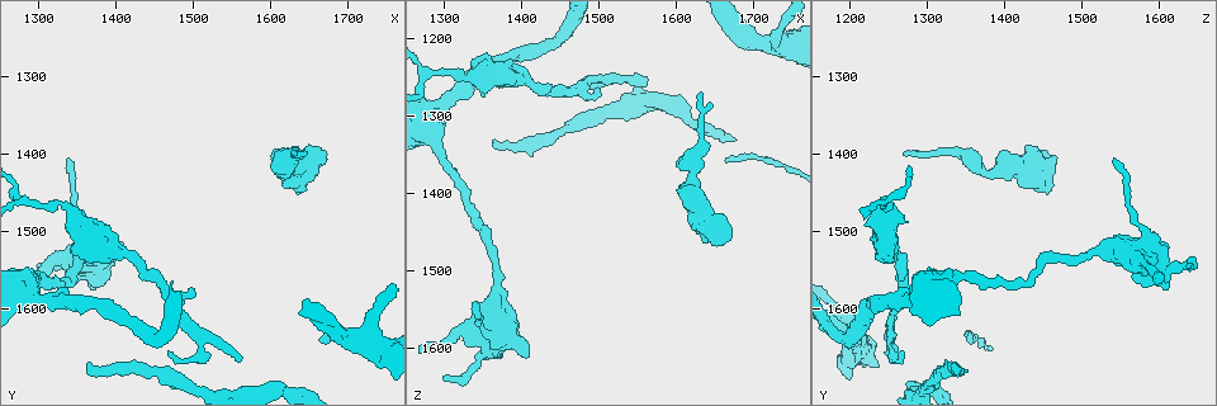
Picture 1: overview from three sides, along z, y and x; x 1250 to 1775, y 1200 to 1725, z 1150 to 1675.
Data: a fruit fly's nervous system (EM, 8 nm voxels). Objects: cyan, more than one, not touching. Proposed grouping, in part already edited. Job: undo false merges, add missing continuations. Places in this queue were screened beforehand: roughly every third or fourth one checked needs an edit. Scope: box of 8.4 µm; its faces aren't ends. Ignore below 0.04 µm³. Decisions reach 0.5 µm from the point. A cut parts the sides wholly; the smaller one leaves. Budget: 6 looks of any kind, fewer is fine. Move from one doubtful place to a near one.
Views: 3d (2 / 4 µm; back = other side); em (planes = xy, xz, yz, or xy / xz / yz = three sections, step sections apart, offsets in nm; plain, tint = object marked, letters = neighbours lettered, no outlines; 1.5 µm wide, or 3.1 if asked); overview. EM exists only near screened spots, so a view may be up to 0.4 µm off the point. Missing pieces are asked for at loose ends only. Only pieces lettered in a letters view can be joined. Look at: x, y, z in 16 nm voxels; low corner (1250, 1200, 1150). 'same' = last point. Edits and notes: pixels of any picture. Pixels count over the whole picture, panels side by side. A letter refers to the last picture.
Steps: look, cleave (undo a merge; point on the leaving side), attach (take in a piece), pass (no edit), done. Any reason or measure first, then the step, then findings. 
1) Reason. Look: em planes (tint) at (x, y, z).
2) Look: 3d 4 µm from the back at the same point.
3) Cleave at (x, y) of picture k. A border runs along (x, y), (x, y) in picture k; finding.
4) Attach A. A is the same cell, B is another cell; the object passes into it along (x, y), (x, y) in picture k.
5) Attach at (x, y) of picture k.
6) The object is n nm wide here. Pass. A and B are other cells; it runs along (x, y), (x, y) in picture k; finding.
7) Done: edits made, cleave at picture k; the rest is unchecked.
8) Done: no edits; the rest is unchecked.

Free end. Look: em xy step 8 (tint) at (1500, 1575, 1265).

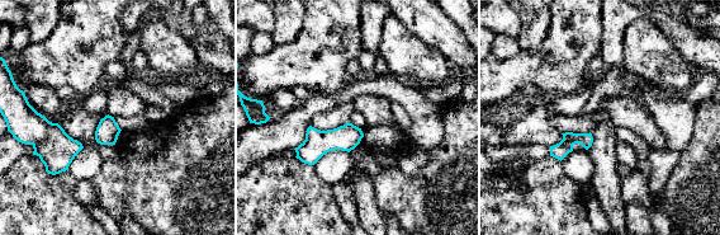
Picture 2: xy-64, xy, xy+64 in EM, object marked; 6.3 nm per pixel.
Cut it another way. Look: em planes (letters) at the same point.

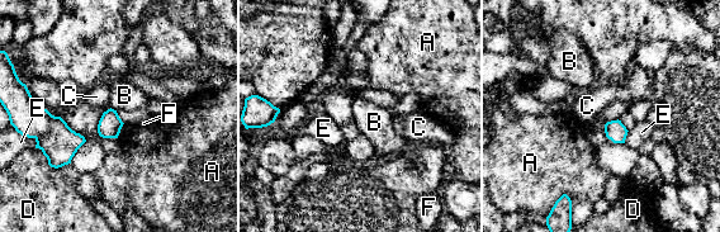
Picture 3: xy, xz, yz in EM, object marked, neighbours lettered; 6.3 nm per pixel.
Pass. A, B, C, D, E and F are other cells; none of them fits.

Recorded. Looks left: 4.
Long arm stops here. Look: 3d 2 µm at (1370, 1675, 1330).

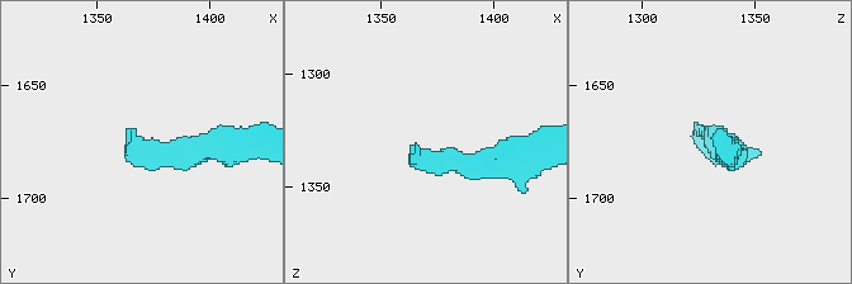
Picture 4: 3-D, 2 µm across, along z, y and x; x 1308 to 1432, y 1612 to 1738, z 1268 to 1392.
Look: em planes (plain) at (1366, 1673, 1331).

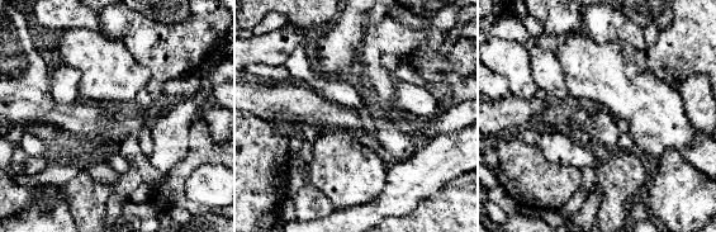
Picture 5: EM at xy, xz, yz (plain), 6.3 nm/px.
What lies round it. Look: em planes (letters) at the same point.

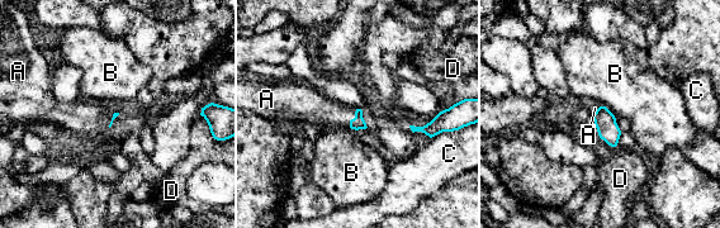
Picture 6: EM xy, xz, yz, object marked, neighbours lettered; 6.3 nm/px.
The longest contact is with A, 130 nm. Attach A. A is the same cell, B, C and D are other cells; the cell continues.

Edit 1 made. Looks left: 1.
Stops while still wide. Look: em xy step 4 (letters) at (1630, 1435, 1445).

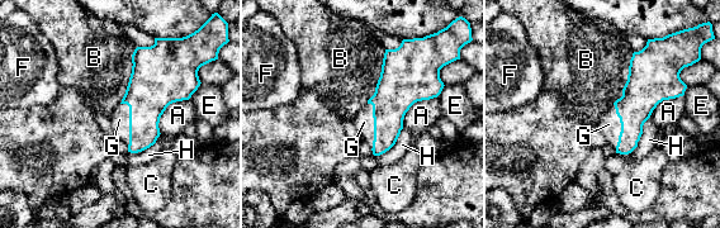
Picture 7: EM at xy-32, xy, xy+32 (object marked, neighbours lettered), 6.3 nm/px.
Attach G. G is the same cell, A, B, C, E, F and H are other cells; the object passes into it along (396, 93), (374, 126), (364, 122) in picture 7; the cell continues.

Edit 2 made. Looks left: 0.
Done: edits made, attach at picture 6, attach at picture 7; the rest is unchecked.

